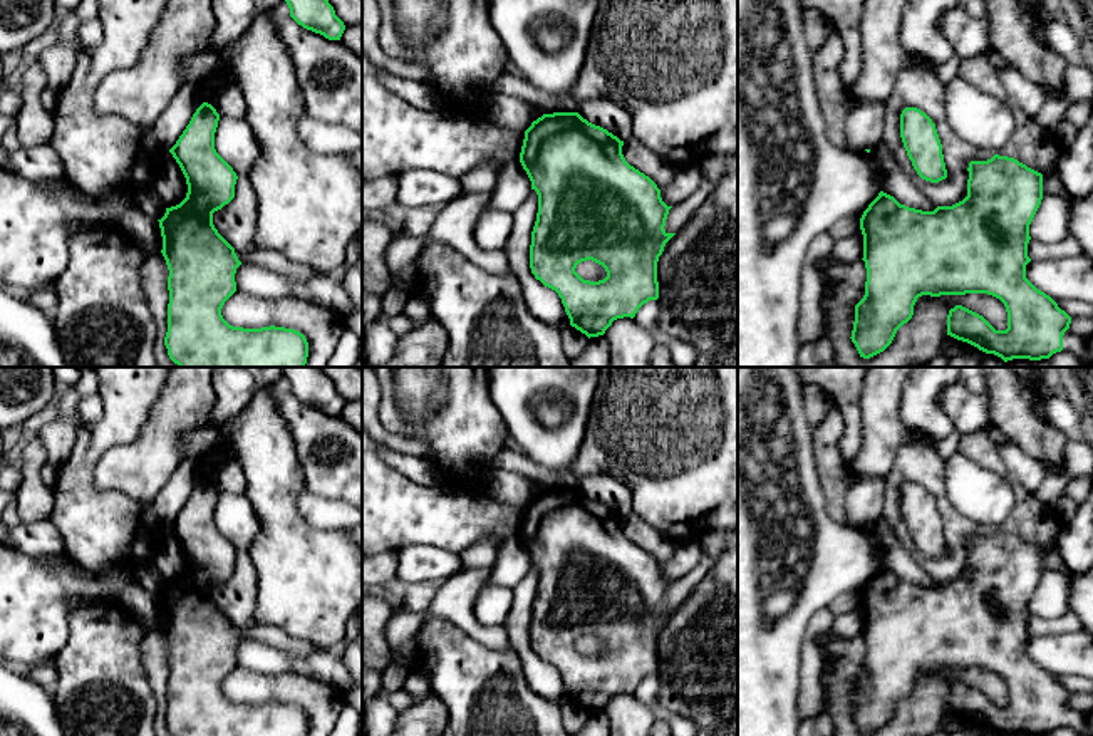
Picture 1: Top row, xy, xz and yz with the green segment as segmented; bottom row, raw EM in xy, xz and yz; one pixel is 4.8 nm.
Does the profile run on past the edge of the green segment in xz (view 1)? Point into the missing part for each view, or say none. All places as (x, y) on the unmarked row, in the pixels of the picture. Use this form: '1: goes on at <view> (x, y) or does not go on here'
1: does not go on here

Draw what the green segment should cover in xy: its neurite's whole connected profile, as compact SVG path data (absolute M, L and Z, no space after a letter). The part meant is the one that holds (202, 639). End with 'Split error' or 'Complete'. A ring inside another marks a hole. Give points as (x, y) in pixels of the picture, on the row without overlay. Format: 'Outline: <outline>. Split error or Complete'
Outline: M203 478L193 490L189 500L169 525L179 540L188 568L159 597L163 612L163 632L169 652L168 707L164 721L171 736L307 736L308 718L303 709L285 702L243 704L230 701L221 684L236 667L235 649L241 640L235 624L218 609L213 588L235 573L236 548L216 528L215 508L220 490Z. Complete

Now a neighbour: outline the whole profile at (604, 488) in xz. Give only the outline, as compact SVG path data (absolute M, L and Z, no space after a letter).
M609 474L580 476L577 488L588 498L607 505L620 516L627 516L634 511L634 496L630 490Z

